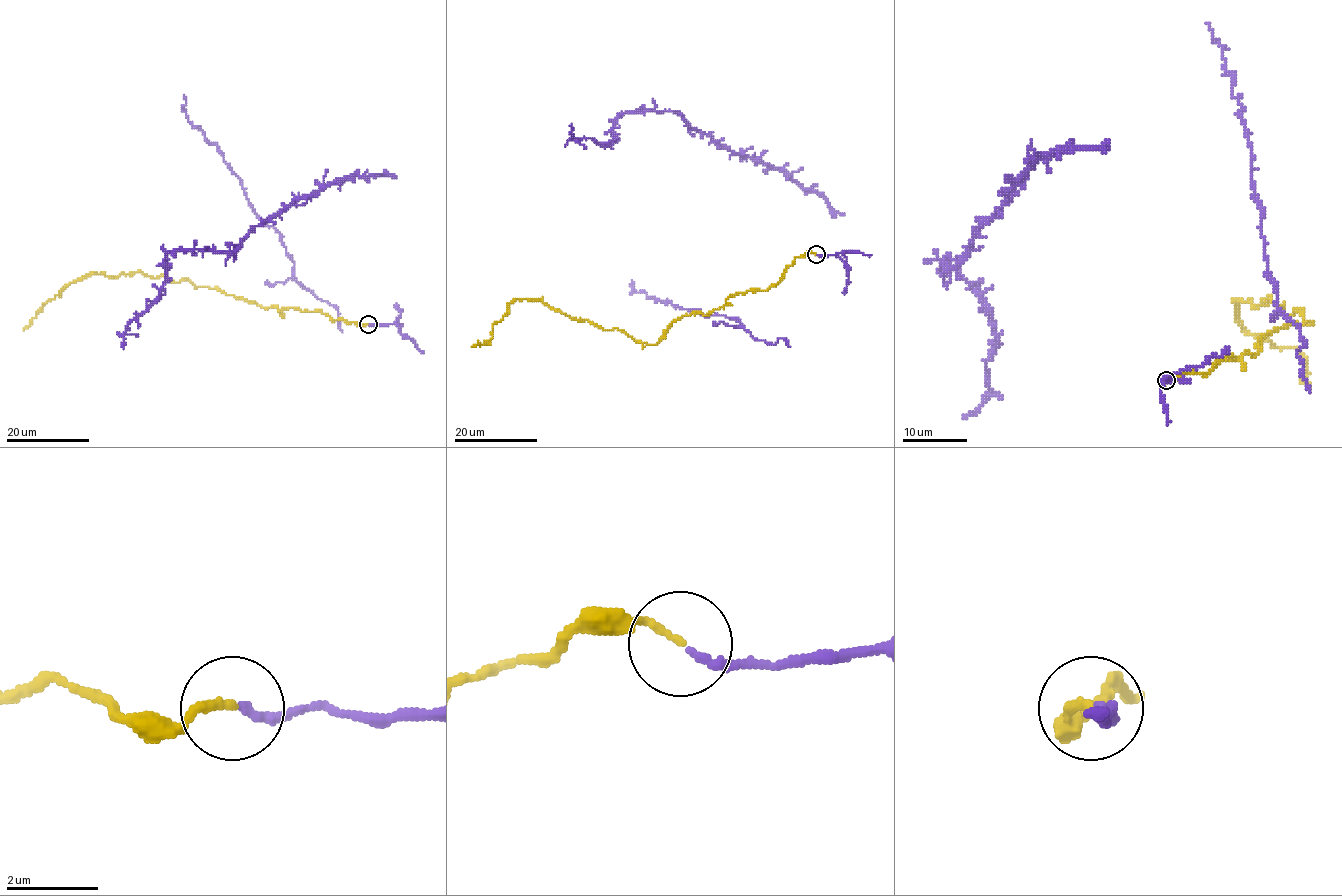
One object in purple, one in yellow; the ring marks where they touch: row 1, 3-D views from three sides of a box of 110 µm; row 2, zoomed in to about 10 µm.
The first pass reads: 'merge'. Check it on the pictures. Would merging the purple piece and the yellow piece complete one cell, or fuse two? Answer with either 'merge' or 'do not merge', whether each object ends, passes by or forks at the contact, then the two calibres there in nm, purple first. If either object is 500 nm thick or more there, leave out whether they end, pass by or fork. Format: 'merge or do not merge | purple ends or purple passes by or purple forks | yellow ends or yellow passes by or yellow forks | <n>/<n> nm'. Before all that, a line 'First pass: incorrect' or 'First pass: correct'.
First pass: correct
merge | purple ends | yellow ends | 180/180 nm

